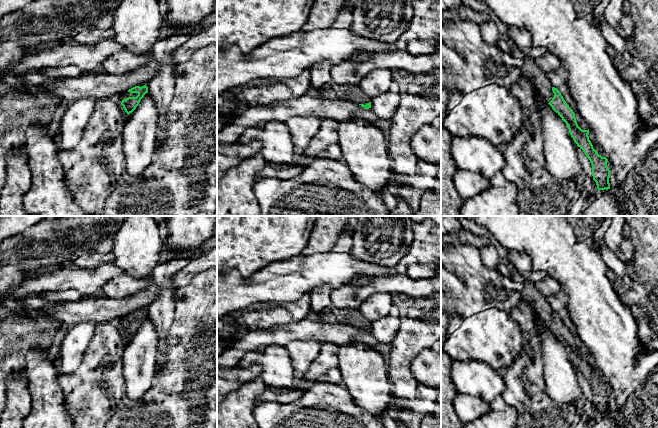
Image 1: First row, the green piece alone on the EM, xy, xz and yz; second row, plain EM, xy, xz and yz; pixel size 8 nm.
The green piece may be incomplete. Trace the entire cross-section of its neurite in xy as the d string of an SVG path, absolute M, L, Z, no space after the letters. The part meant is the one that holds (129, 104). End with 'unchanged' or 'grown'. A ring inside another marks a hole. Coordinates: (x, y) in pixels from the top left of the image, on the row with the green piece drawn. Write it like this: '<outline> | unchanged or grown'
M142 84L140 86L135 86L122 94L121 105L128 115L136 109L146 93L148 93L148 87L146 84Z | grown

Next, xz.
M332 85L330 92L335 96L357 103L365 109L371 108L371 99L364 94L359 85Z | grown

